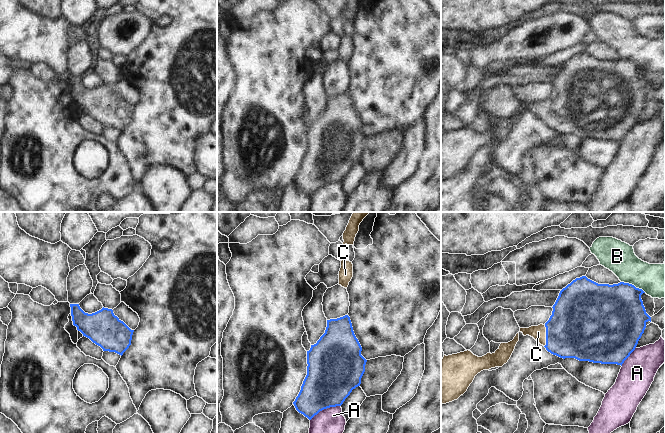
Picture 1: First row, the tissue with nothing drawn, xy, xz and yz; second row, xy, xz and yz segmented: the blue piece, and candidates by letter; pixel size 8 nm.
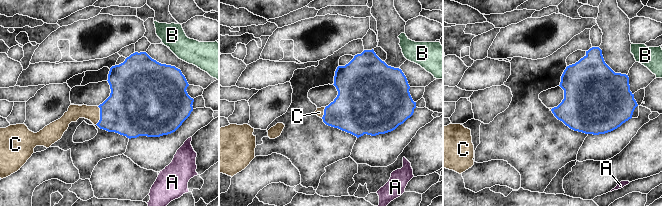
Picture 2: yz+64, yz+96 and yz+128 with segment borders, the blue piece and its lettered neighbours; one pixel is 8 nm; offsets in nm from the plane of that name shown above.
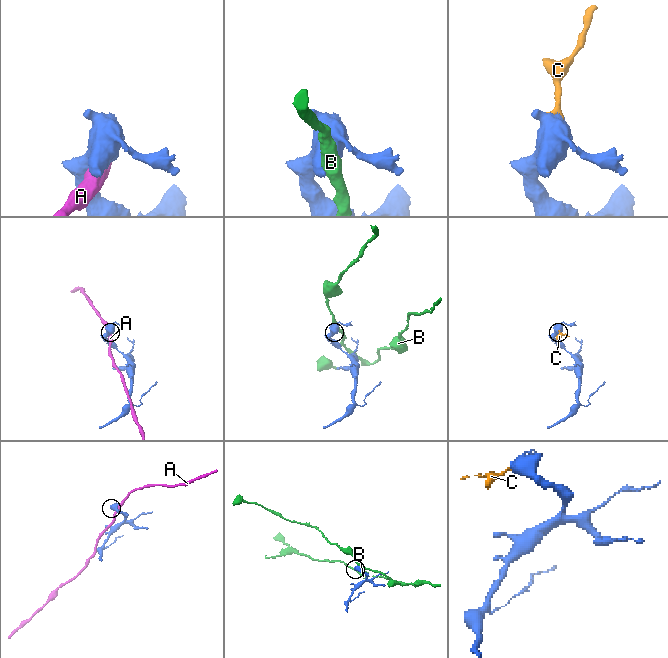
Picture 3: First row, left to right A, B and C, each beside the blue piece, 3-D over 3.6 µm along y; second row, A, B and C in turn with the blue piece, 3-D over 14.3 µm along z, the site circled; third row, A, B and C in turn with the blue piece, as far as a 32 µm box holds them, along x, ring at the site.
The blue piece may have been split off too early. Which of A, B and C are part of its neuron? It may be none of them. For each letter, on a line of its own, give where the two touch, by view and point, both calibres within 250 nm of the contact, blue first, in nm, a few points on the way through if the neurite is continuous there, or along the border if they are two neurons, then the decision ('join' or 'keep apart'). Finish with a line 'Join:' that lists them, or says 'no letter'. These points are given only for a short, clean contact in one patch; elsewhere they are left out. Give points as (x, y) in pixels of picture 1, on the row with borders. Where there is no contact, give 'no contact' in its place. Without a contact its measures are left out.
A: meets blue in xz at (325, 408); 400 nm thick on the blue side, 200 nm on the other; keep apart
B: meets blue in yz at (633, 285); 440 nm thick on the blue side, 280 nm on the other; border along yz (621, 281), (631, 283), (645, 292); keep apart
C: meets blue in yz at (546, 336); 460 nm thick on the blue side, 110 nm on the other; runs through yz (576, 329), (546, 336), (538, 332); join
Join: C

